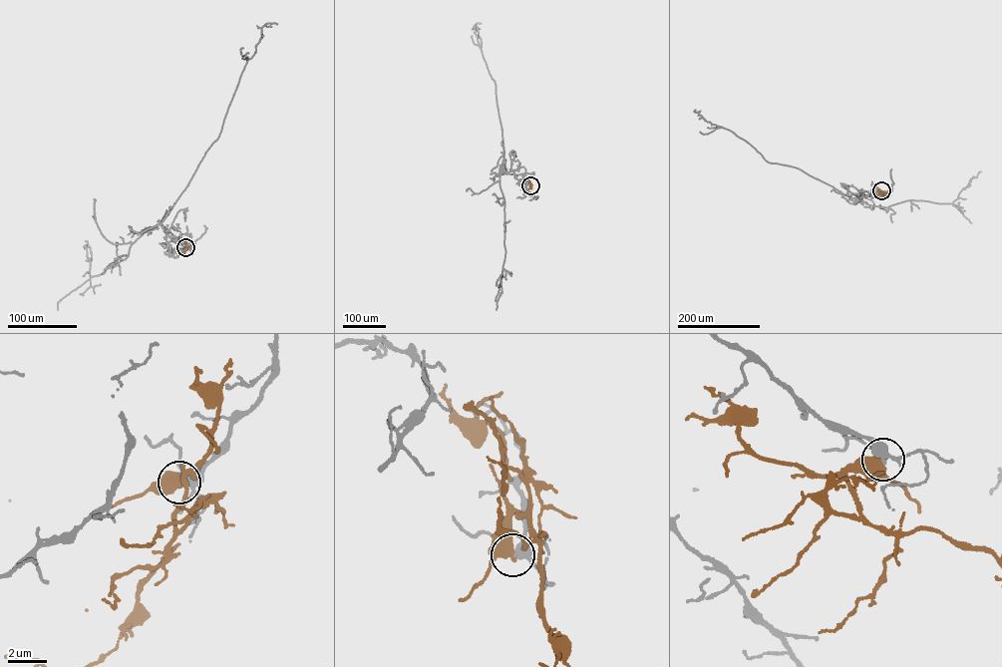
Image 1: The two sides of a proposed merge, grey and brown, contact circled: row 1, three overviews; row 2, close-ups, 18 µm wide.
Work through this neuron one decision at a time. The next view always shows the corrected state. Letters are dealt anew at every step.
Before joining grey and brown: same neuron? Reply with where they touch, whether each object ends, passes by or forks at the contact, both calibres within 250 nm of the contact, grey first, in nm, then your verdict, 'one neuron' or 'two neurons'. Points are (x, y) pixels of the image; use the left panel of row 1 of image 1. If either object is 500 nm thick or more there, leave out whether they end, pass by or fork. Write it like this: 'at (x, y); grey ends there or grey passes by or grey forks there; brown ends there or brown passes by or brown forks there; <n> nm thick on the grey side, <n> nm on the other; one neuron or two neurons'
at (185, 247); 300 nm thick on the grey side, 600 nm on the other; two neurons

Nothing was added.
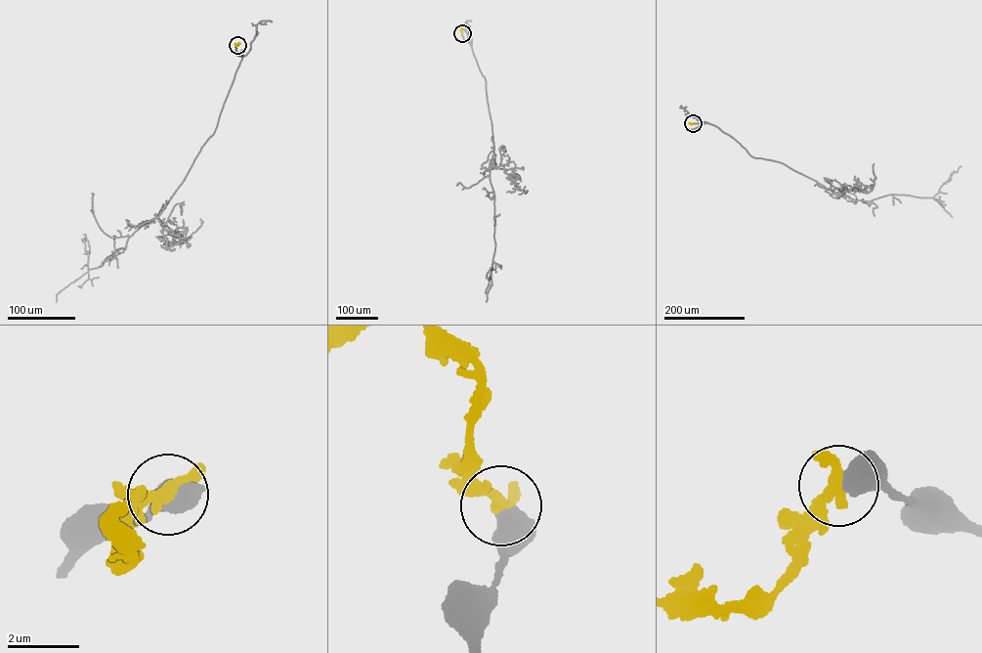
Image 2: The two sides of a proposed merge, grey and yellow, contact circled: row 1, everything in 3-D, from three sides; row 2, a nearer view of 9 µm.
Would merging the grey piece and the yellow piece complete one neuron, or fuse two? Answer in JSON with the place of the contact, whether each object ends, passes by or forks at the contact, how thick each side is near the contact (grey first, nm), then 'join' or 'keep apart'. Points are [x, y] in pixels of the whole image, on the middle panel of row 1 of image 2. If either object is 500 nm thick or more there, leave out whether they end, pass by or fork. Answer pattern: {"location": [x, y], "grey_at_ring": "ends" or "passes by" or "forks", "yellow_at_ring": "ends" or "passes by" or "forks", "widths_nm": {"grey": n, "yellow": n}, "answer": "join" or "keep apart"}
{"location": [462, 33], "widths_nm": {"grey": 550, "yellow": 280}, "answer": "keep apart"}

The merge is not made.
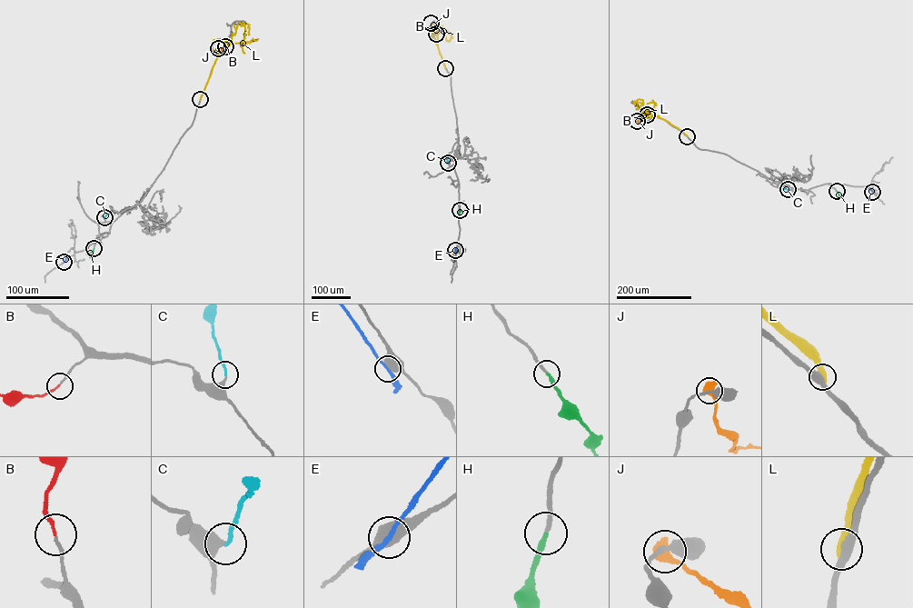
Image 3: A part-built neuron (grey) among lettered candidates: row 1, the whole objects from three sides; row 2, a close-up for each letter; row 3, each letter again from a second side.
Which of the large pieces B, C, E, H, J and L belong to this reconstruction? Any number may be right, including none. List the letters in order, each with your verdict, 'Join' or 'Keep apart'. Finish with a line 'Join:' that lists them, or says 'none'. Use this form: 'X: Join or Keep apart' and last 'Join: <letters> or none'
B: Join
C: Join
E: Keep apart
H: Join
J: Keep apart
L: Keep apart
Join: B, C, H

